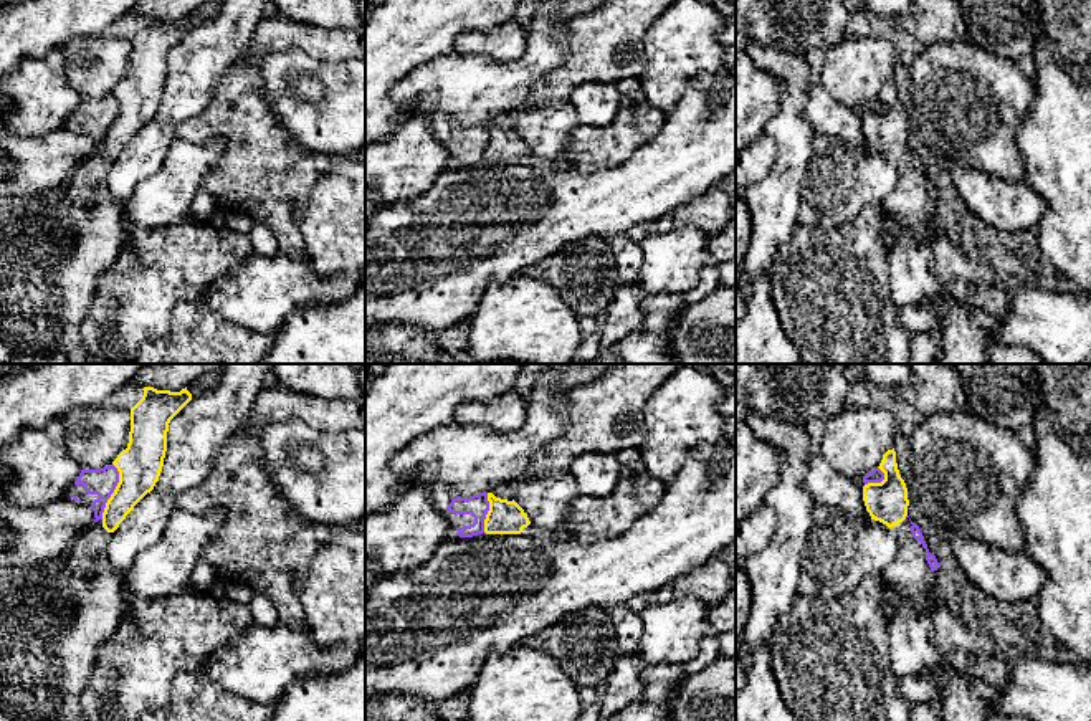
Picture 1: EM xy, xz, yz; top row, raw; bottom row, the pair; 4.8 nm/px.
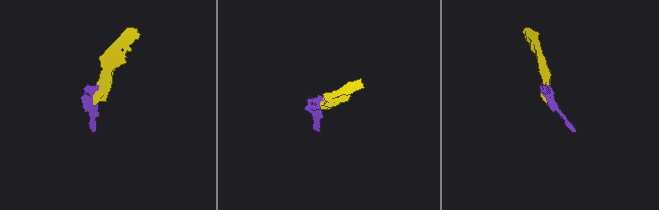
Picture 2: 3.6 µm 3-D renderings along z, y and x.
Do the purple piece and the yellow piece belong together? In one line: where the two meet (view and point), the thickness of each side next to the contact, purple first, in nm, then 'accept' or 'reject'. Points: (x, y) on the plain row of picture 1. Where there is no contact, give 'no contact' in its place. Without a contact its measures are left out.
xy (113, 121) | 140/220 nm | reject

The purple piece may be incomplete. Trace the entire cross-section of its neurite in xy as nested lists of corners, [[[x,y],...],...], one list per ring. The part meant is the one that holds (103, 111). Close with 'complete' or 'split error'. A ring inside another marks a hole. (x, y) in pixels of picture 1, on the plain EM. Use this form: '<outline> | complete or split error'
[[[114,94],[99,99],[81,99],[68,126],[84,131],[94,141],[94,152],[102,149],[107,129],[119,112],[119,101]]] | split error

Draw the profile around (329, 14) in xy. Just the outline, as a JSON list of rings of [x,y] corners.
[[[273,0],[276,15],[301,25],[322,26],[327,30],[355,30],[362,25],[357,0]]]

